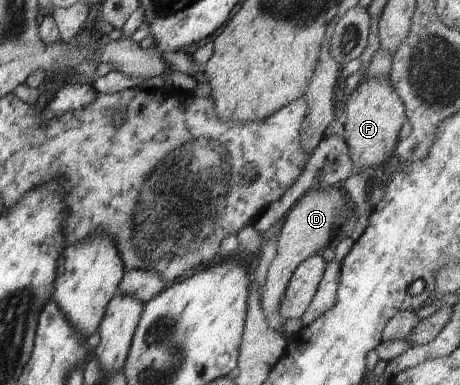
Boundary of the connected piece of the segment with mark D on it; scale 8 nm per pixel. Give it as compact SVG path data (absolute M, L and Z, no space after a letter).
M329 186L323 189L310 190L307 195L303 194L303 197L297 200L297 203L282 220L280 237L276 245L276 255L269 266L260 300L268 324L285 339L288 339L289 334L282 333L285 320L278 313L278 309L289 280L295 268L301 265L304 259L311 257L313 254L321 253L322 249L334 243L339 223L344 220L343 217L349 205L343 199L343 192L340 188Z

